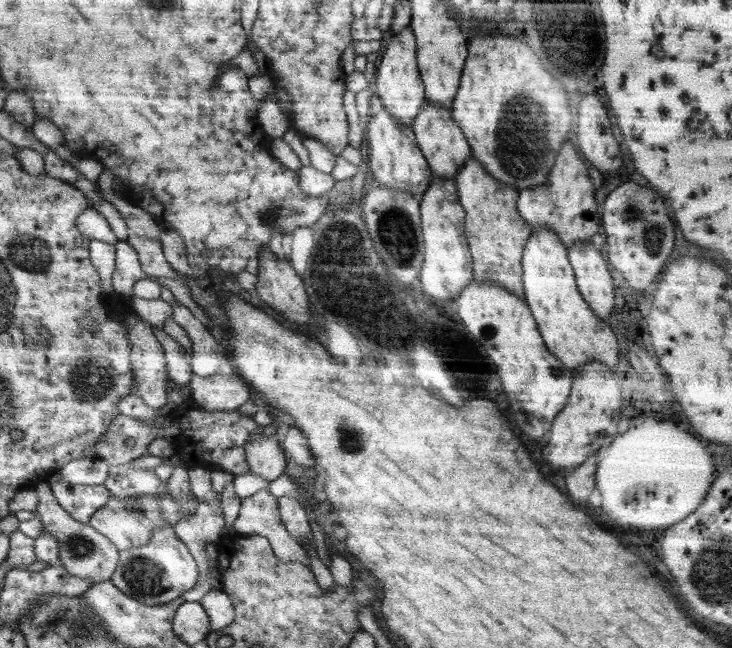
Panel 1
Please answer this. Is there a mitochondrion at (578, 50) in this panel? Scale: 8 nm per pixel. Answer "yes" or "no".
yes

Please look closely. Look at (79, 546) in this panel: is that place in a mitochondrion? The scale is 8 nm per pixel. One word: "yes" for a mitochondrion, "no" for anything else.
yes

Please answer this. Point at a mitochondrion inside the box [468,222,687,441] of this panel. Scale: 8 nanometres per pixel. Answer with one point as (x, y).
(653, 238)

